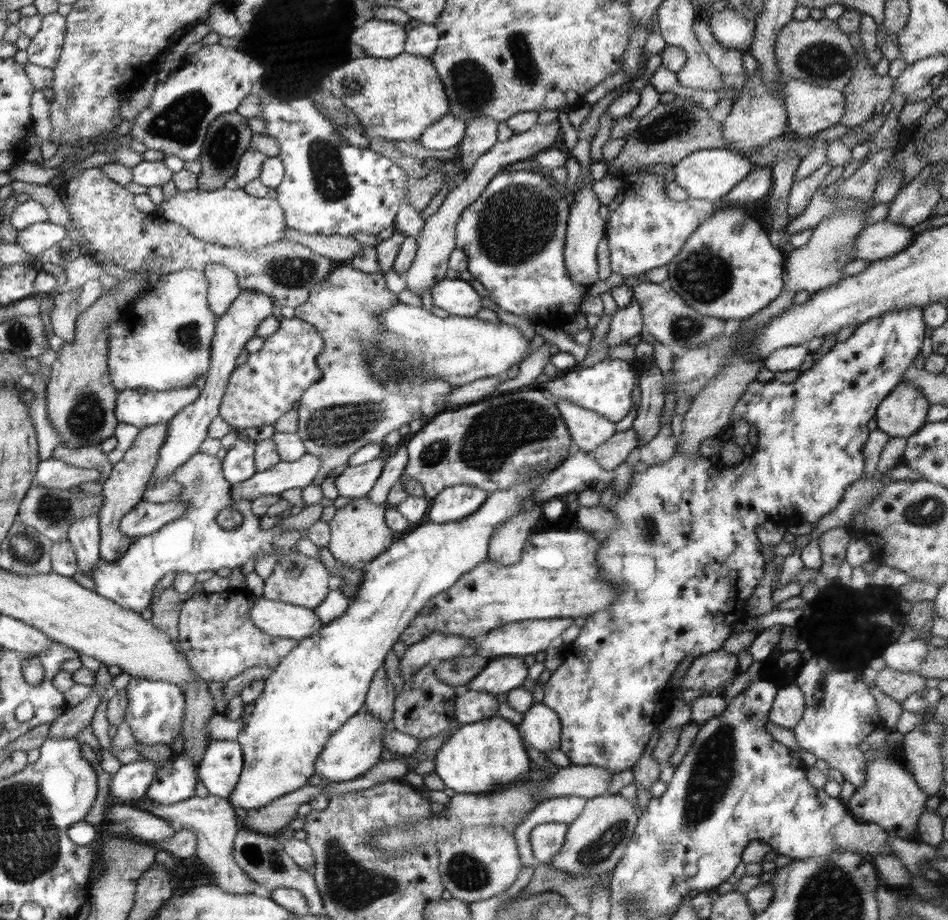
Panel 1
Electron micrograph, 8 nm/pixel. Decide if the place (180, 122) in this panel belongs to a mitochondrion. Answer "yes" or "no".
yes

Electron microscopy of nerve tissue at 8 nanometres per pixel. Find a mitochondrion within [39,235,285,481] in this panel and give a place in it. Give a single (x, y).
(86, 417)

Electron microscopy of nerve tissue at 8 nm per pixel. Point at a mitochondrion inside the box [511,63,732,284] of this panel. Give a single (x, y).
(680, 121)

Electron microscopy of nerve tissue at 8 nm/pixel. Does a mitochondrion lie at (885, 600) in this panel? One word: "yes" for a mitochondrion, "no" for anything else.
no

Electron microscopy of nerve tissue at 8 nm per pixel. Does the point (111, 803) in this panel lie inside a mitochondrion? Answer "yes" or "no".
no

